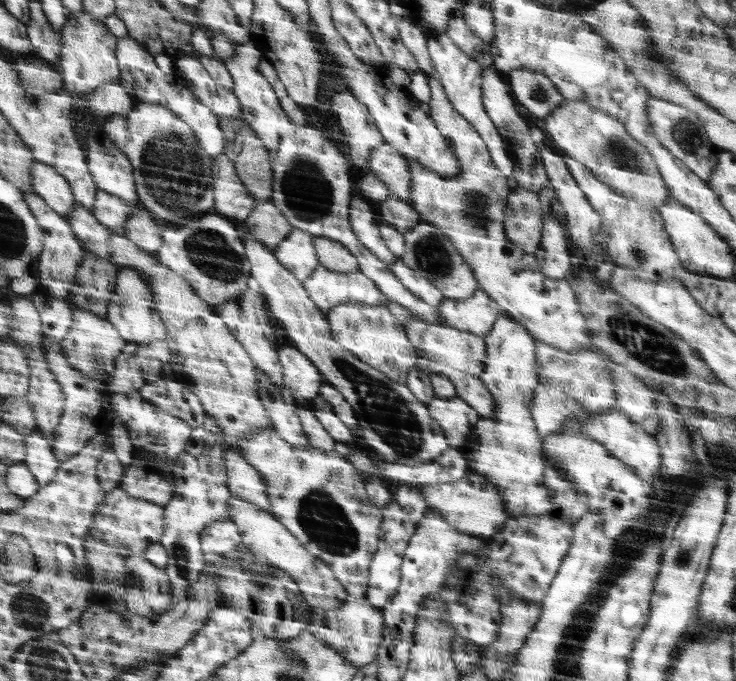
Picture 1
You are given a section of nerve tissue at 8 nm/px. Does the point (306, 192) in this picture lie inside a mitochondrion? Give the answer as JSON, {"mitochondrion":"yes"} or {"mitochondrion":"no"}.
{"mitochondrion":"yes"}

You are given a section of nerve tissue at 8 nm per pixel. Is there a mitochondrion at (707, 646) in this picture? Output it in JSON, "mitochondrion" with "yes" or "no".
{"mitochondrion":"no"}

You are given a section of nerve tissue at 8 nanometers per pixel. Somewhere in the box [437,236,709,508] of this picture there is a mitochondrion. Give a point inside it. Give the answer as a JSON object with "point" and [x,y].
{"point":[647,345]}

